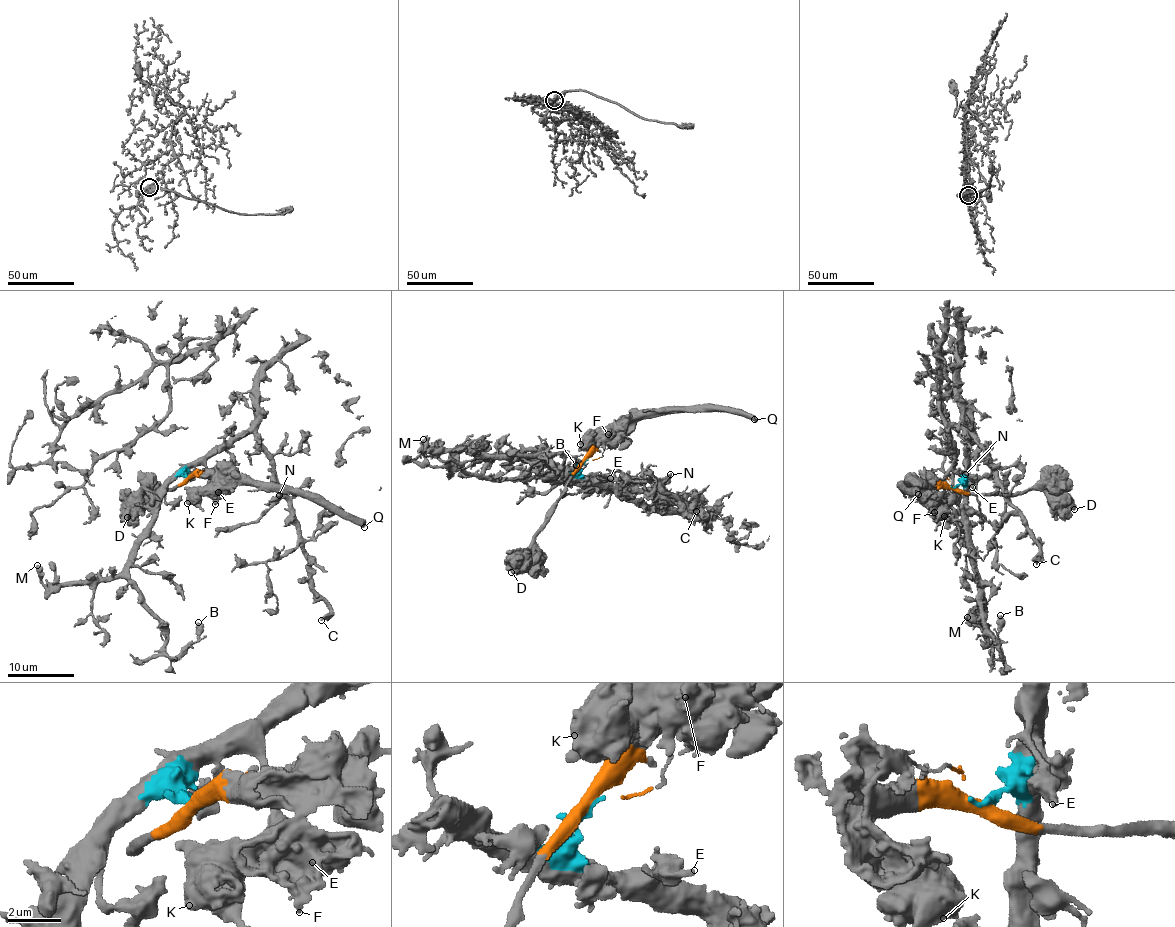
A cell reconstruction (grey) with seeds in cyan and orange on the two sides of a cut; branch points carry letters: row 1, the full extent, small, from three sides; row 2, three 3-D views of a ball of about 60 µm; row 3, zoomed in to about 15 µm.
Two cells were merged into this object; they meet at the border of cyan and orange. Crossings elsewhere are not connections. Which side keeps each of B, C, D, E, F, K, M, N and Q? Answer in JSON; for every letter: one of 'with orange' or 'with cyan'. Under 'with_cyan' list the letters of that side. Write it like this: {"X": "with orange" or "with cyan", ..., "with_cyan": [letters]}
{"B": "with cyan", "C": "with cyan", "D": "with orange", "E": "with cyan", "F": "with orange", "K": "with orange", "M": "with cyan", "N": "with cyan", "Q": "with orange", "with_cyan": ["B", "C", "E", "M", "N"]}

